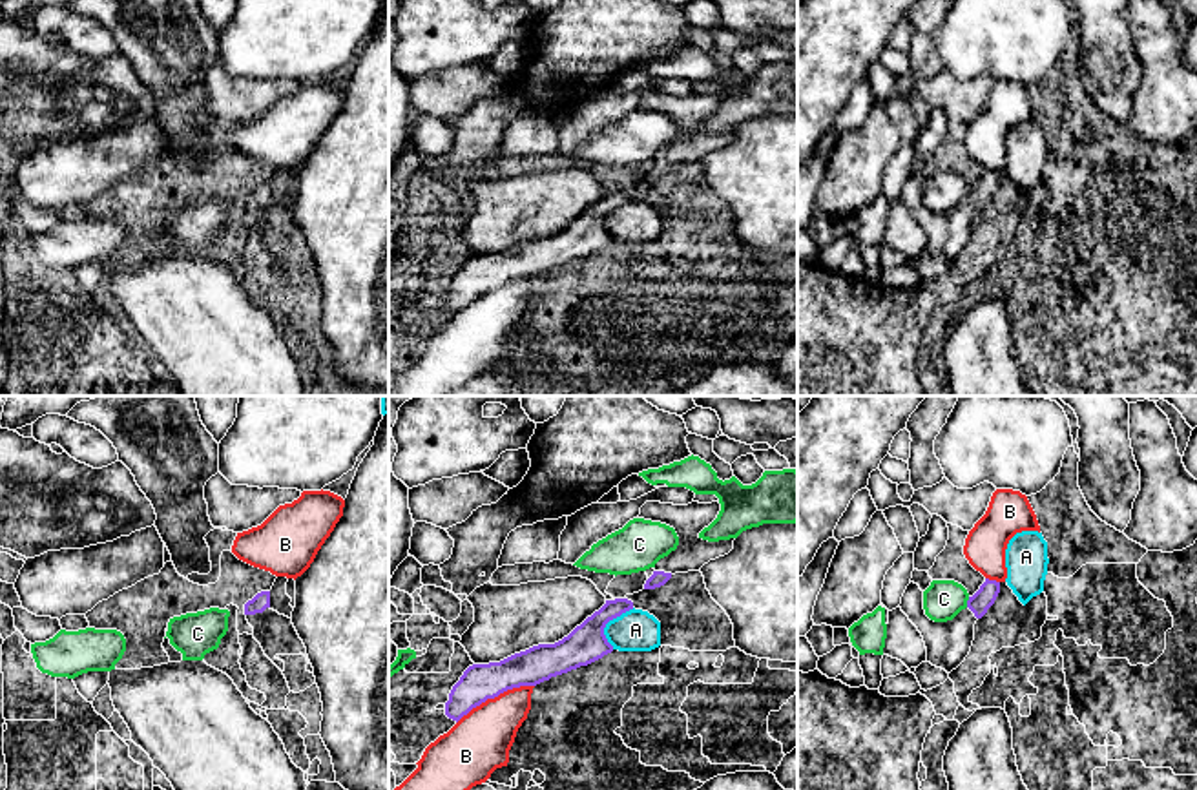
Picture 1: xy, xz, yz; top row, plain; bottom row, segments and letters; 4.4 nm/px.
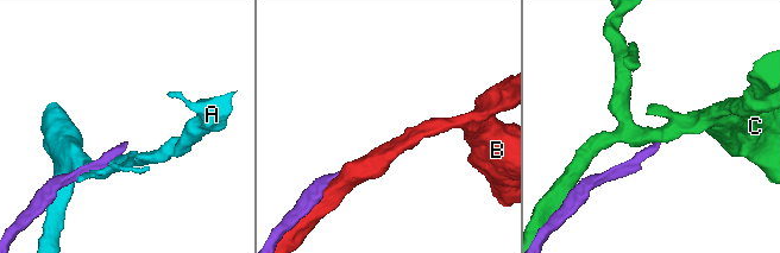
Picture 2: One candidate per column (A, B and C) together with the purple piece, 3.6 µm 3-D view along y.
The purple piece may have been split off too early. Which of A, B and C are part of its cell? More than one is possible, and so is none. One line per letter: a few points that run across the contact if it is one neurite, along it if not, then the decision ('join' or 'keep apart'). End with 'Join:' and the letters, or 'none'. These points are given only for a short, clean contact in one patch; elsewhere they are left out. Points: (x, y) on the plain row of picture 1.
A: xz (634, 199), (606, 216), (604, 228), (612, 239) | keep apart
B: keep apart
C: keep apart
Join: none

